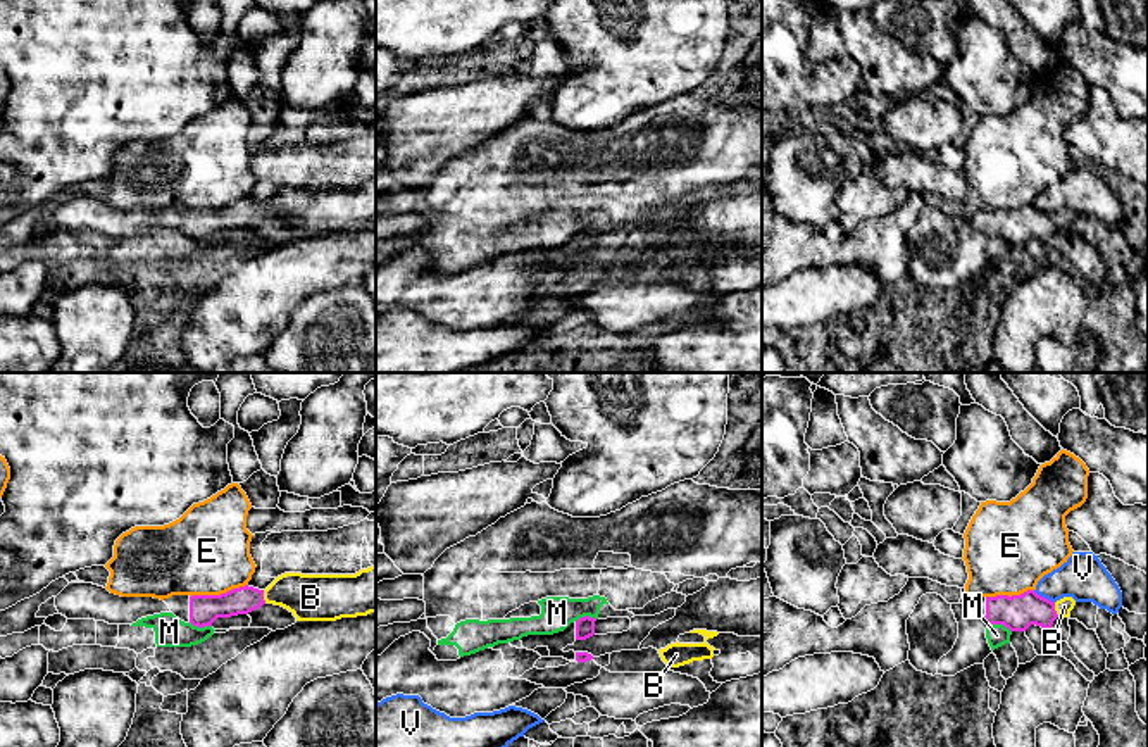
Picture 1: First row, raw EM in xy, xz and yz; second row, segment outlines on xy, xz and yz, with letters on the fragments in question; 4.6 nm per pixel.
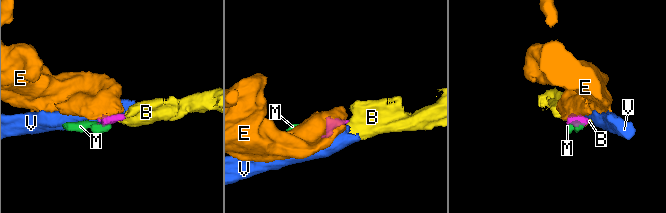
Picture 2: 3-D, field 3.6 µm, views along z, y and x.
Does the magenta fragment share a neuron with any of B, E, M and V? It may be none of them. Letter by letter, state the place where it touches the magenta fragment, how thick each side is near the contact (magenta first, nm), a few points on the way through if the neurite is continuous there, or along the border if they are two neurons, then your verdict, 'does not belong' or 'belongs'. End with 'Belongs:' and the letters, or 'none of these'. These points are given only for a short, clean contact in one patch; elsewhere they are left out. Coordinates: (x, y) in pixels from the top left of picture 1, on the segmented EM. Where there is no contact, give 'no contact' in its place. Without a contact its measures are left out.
B: contact xy (262, 597); calibres 130 and 220 nm; belongs
E: contact xy (218, 596); calibres 140 and 400 nm; border xy (247, 583), (219, 594), (193, 594), (190, 597); does not belong
M: contact yz (1000, 623); calibres 170 and 100 nm; border yz (988, 623), (1002, 623), (1010, 632); does not belong
V: contact yz (1043, 597); calibres 170 and 220 nm; border yz (1033, 590), (1054, 602); does not belong
Belongs: B

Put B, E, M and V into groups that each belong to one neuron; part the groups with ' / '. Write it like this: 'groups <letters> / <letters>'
groups B / E / M / V

